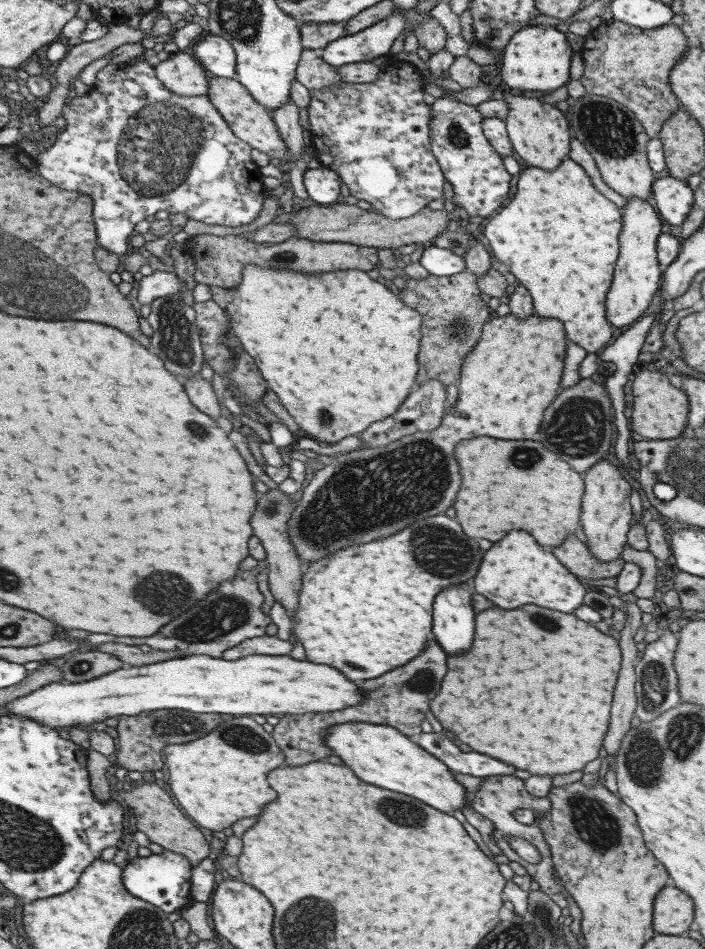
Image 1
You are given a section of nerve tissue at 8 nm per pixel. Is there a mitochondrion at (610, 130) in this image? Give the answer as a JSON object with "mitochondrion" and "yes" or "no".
{"mitochondrion":"yes"}

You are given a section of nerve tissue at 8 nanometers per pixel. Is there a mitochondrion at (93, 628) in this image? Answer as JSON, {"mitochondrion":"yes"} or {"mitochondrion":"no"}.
{"mitochondrion":"no"}

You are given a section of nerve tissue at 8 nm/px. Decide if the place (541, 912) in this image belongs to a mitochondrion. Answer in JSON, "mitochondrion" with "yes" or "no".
{"mitochondrion":"yes"}

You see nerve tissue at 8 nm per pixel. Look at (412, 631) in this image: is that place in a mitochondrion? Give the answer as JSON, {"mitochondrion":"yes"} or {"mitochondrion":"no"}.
{"mitochondrion":"no"}

